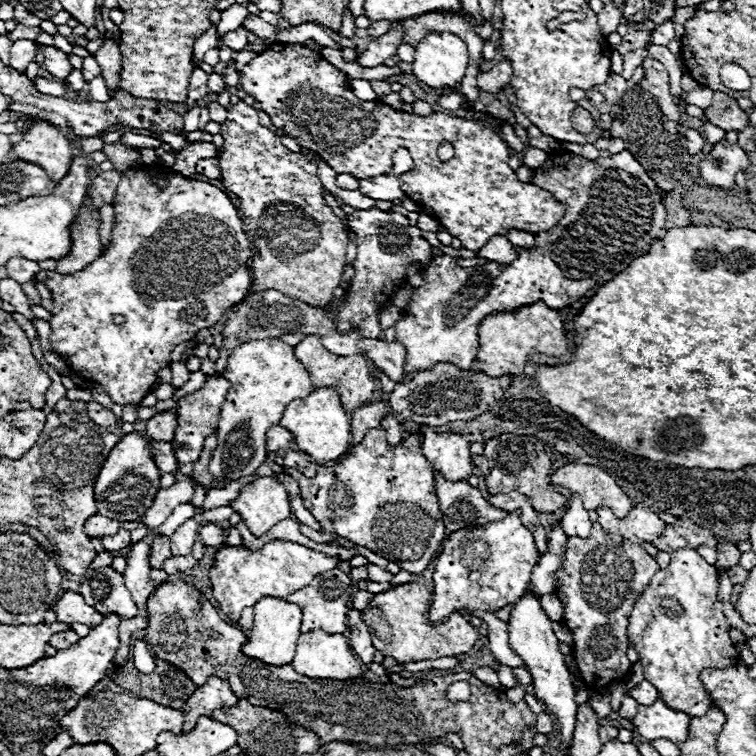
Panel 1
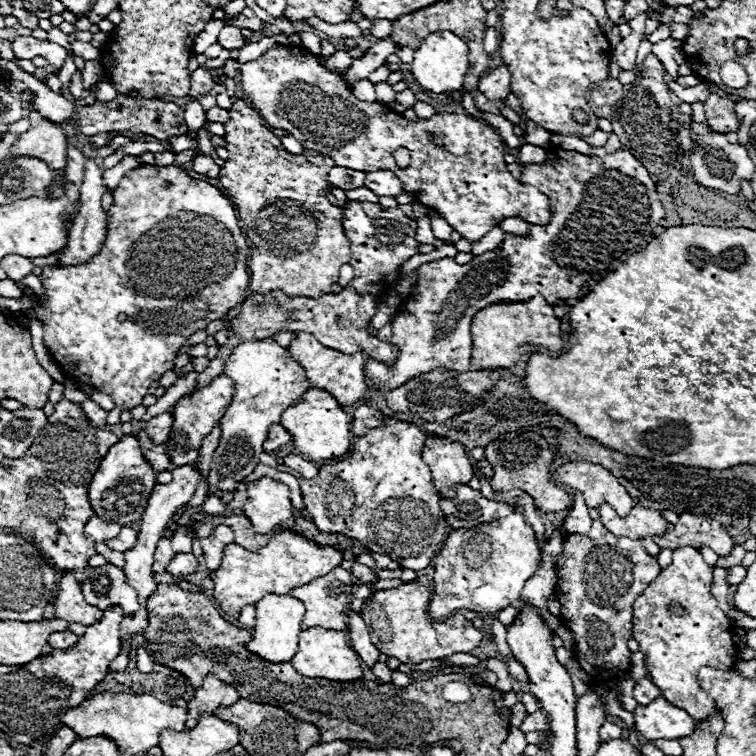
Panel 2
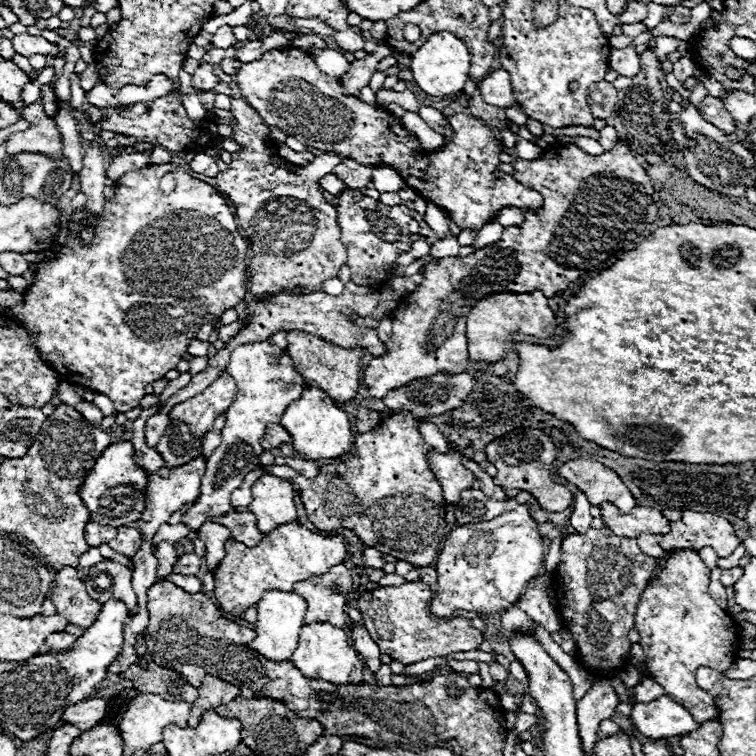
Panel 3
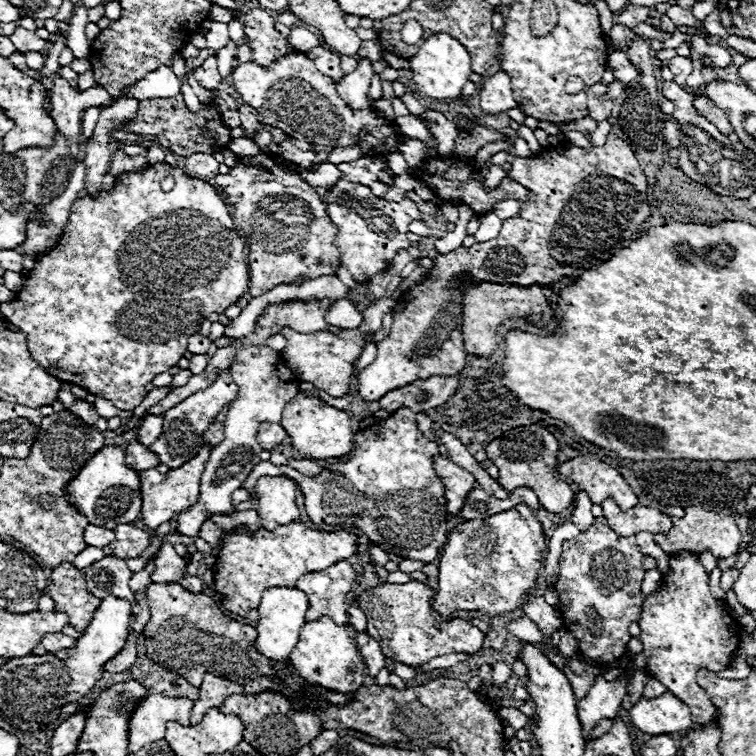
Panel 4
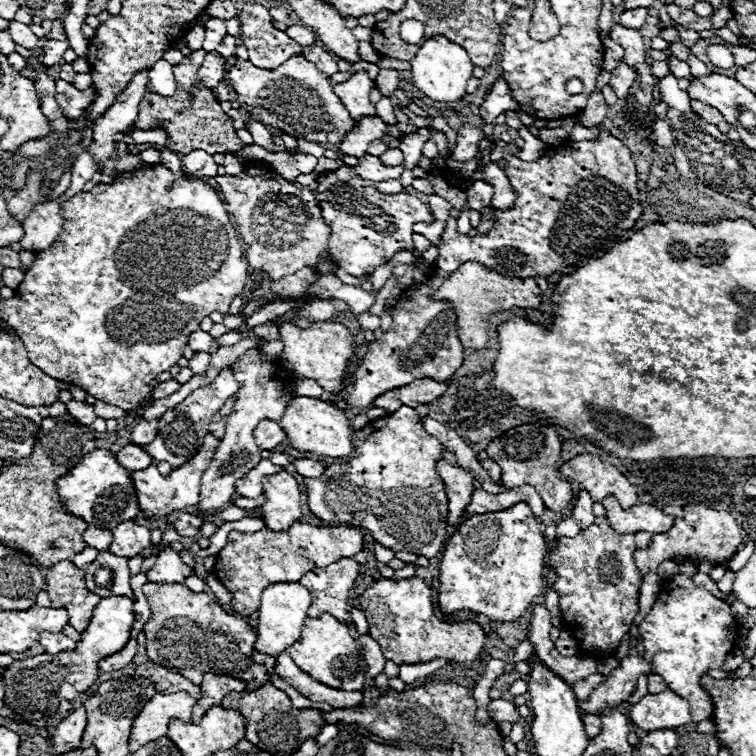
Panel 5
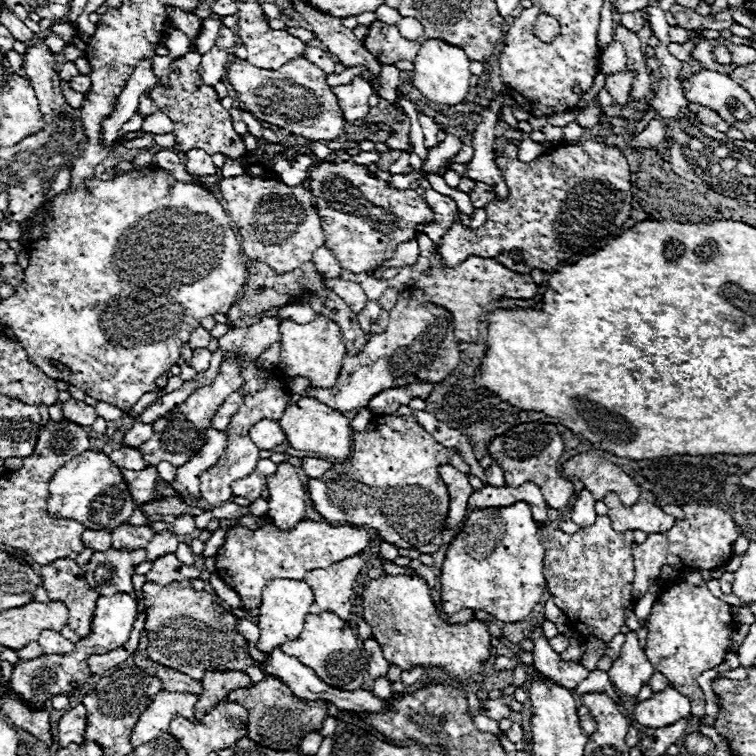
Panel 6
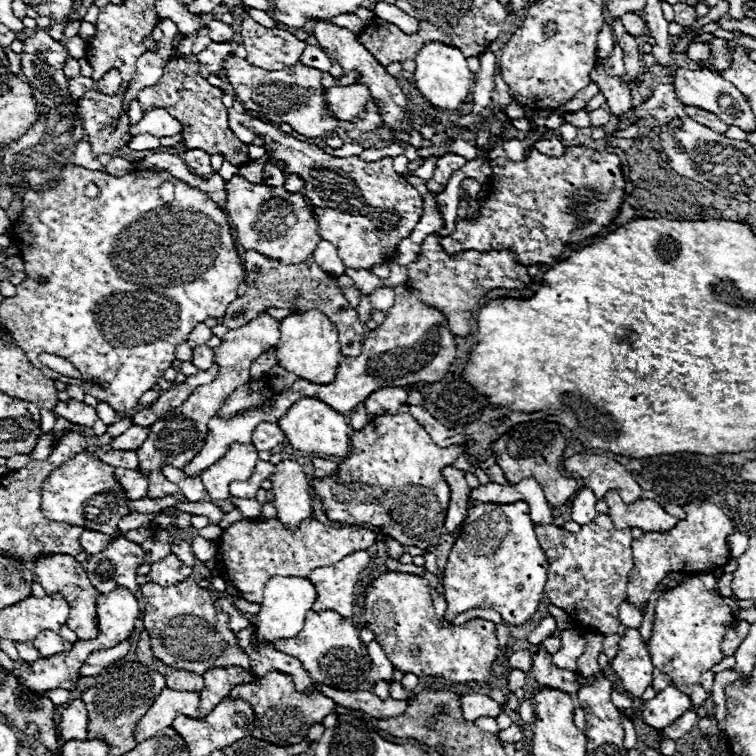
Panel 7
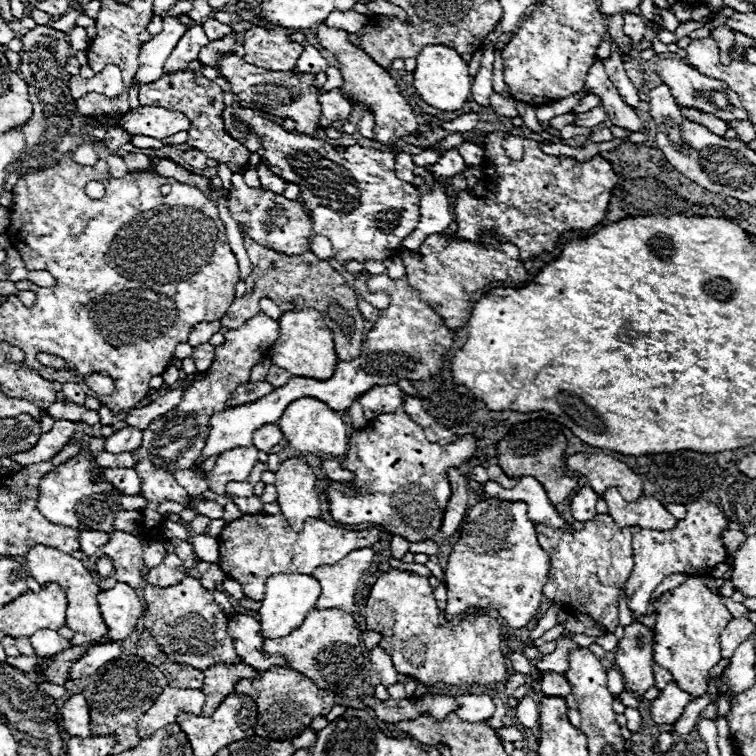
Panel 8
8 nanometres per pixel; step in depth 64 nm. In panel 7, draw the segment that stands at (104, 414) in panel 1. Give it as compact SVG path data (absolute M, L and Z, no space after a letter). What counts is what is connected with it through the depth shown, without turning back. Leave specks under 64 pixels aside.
M66 400L66 402L58 402L54 406L54 412L62 418L66 418L72 424L80 424L80 426L92 426L98 416L96 410L84 402L76 402L76 400Z

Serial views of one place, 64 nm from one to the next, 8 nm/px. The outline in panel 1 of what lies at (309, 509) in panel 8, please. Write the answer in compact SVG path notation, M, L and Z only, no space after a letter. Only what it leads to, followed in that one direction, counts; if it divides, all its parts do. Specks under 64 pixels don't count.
M260 476L252 484L242 486L238 498L228 506L242 516L242 522L254 536L262 536L280 520L290 518L288 492L284 484L268 476Z

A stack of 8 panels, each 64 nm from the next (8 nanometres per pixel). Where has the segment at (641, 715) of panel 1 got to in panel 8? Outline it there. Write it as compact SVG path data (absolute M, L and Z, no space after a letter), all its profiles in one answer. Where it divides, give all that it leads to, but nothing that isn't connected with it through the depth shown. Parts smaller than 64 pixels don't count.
M670 682L664 690L660 690L660 696L650 702L650 718L656 726L660 724L674 724L676 718L684 712L692 696L678 688L676 682Z

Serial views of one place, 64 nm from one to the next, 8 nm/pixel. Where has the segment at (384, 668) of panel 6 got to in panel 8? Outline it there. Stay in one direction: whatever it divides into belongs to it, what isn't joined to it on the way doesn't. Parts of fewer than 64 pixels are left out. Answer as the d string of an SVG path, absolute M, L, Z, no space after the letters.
M374 646L370 650L370 660L372 660L372 686L376 684L384 684L384 686L392 686L396 684L396 668L394 664L390 662L390 656L380 648L380 646Z

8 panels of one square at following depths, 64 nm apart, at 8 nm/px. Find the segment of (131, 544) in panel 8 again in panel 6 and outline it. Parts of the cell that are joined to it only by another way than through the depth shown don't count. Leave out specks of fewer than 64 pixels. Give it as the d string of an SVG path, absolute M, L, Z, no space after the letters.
M106 550L96 552L88 564L84 564L86 582L100 596L112 596L124 590L126 594L136 596L132 588L132 566L146 560L144 550L126 552L126 550Z

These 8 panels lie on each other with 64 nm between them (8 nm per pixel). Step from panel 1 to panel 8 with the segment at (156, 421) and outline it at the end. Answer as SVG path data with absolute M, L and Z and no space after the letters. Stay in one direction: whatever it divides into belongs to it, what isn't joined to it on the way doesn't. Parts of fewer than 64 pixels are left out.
M126 426L124 430L120 430L120 432L116 432L116 434L112 434L112 436L106 438L104 450L112 452L112 454L132 452L132 450L140 448L140 442L142 442L142 430Z

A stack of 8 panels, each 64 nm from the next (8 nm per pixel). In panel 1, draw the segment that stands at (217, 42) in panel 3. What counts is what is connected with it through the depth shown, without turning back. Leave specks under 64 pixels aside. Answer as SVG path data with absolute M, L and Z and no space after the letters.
M238 28L238 30L230 32L230 34L226 34L224 36L224 44L228 48L232 48L232 50L244 50L246 44L248 44L248 30Z

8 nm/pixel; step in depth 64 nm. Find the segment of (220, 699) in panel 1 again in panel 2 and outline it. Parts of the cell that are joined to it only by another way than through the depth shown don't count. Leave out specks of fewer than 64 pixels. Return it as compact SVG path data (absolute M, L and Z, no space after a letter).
M216 676L204 678L204 684L200 688L196 688L194 698L186 704L186 708L188 708L186 728L188 730L194 728L202 712L212 712L218 706L232 706L238 698L240 698L238 692L230 684L224 684Z

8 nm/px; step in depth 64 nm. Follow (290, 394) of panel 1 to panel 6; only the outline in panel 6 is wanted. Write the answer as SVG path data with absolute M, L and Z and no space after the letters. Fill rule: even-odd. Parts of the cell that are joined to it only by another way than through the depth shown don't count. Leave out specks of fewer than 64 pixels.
M244 360L244 366L240 366L240 376L244 378L244 386L240 388L240 394L244 396L238 412L230 418L226 434L228 434L228 446L224 450L224 460L220 458L212 468L208 468L202 476L200 476L200 496L202 500L206 500L212 508L222 506L224 502L228 502L234 494L232 494L232 482L246 478L258 464L260 460L260 450L256 448L256 444L250 440L250 428L260 422L262 418L270 418L270 420L280 420L280 416L284 414L284 408L288 406L288 386L286 386L286 378L276 376L272 370L260 370L256 366L254 360ZM182 514L174 520L174 532L176 532L176 534L192 534L194 530L196 530L196 526L194 526L194 516Z

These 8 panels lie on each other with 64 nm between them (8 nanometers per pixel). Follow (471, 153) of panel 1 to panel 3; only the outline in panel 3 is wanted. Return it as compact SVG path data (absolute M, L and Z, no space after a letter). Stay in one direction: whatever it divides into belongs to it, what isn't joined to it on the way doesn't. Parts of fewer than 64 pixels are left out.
M290 46L282 50L272 50L272 54L266 54L260 60L246 62L236 72L236 84L240 88L242 98L264 118L268 126L276 126L284 130L288 136L294 136L296 140L300 140L302 144L310 148L316 148L322 152L336 152L342 160L354 160L364 166L380 166L380 164L392 166L402 176L402 180L418 192L418 196L422 196L428 202L434 202L444 212L448 212L460 230L470 228L470 230L480 232L482 226L490 222L502 208L516 206L520 210L540 210L544 202L536 190L516 182L512 176L508 174L502 178L494 176L496 166L500 166L502 146L496 134L478 118L468 116L468 114L448 116L446 122L452 126L452 132L454 132L452 138L446 140L444 146L438 150L426 150L420 144L420 140L404 128L400 118L392 116L382 106L366 104L358 98L348 98L346 94L342 94L340 80L324 74L304 50Z

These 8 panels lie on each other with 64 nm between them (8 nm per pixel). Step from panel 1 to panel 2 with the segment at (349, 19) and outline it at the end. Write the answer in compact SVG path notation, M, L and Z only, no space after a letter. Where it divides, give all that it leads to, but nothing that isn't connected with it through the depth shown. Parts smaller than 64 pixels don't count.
M310 18L306 20L314 30L326 34L326 36L334 36L334 38L360 38L362 30L358 28L358 24L346 20L342 24L326 24L320 18Z

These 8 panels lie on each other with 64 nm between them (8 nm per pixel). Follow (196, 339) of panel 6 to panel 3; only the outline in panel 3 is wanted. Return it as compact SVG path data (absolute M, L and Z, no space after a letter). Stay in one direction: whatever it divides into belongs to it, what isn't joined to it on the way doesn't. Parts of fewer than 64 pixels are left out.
M192 338L190 340L190 344L188 344L188 354L190 356L206 356L208 354L208 342L200 342L200 340L196 340L196 338Z

